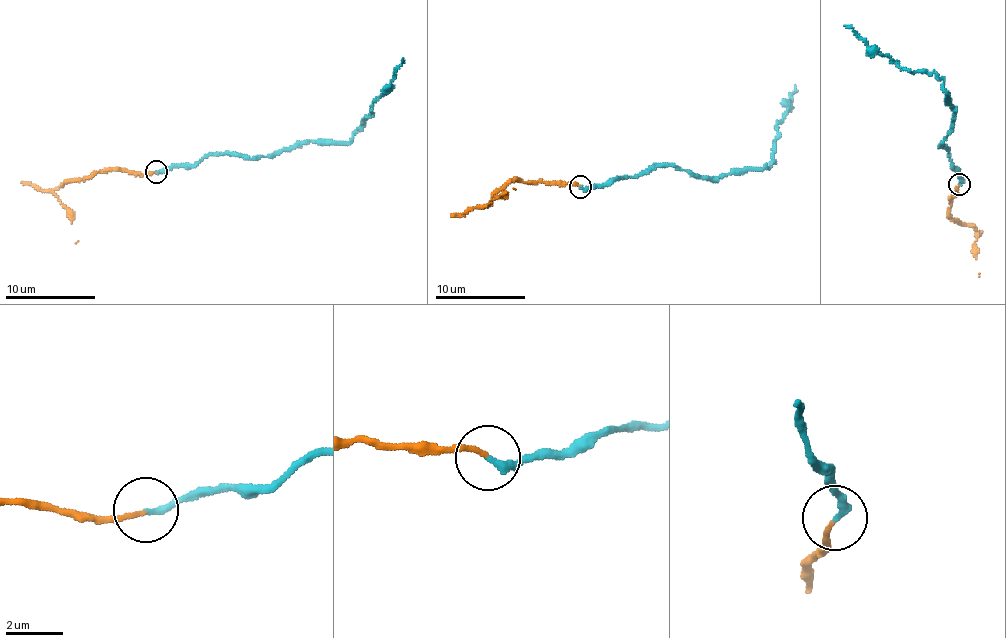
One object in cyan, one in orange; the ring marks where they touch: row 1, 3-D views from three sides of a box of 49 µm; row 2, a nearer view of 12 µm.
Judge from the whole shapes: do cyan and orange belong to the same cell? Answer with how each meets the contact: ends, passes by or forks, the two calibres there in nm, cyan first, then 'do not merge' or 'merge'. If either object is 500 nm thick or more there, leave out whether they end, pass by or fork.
cyan ends; orange ends; calibres 260 and 150 nm; do not merge

